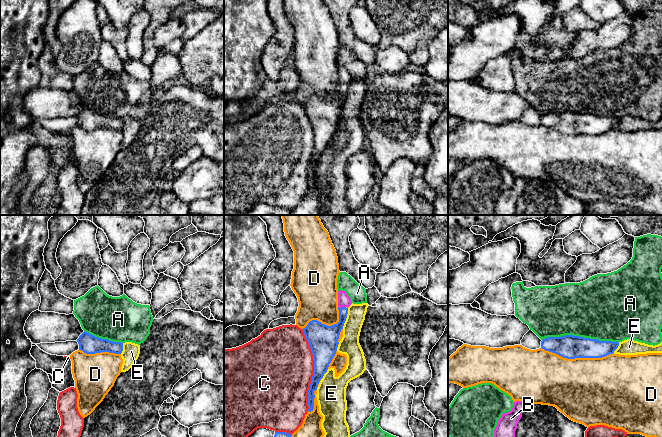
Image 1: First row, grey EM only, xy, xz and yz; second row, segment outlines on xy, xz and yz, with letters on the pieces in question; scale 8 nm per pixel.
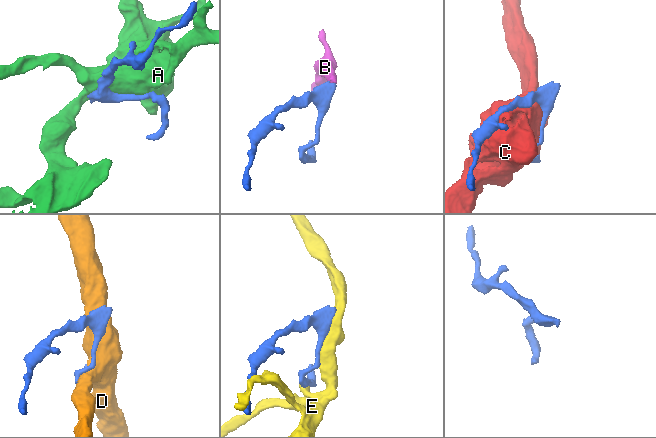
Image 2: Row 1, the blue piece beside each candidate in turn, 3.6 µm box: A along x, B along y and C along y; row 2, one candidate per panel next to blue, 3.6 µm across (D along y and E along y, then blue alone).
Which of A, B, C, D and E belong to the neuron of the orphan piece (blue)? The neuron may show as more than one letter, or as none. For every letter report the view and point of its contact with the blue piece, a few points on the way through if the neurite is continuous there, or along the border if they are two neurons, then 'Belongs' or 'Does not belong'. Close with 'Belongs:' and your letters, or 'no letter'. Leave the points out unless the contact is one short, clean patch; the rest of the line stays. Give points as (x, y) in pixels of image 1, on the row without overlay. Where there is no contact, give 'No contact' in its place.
A: Touches blue at yz (580, 113). Does not belong
B: Touches blue at xz (342, 83). Path across: xz (329, 111), (341, 99), (342, 83), (344, 76). Belongs
C: Touches blue at xz (314, 146). Does not belong
D: Touches blue at yz (577, 133). Does not belong
E: Touches blue at xz (346, 93). Does not belong
Belongs: B

